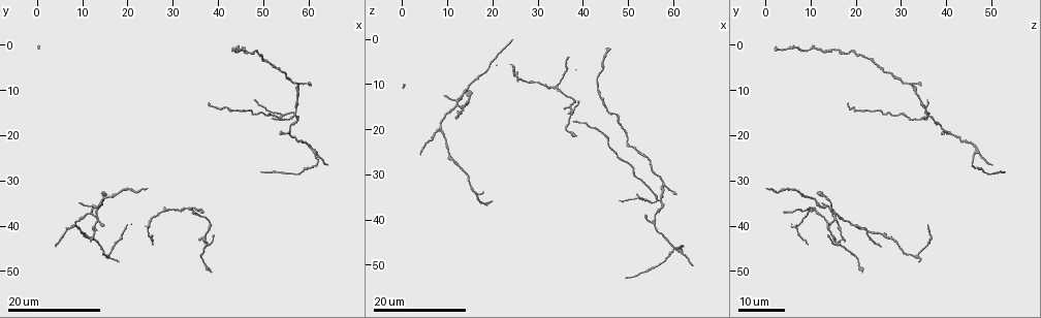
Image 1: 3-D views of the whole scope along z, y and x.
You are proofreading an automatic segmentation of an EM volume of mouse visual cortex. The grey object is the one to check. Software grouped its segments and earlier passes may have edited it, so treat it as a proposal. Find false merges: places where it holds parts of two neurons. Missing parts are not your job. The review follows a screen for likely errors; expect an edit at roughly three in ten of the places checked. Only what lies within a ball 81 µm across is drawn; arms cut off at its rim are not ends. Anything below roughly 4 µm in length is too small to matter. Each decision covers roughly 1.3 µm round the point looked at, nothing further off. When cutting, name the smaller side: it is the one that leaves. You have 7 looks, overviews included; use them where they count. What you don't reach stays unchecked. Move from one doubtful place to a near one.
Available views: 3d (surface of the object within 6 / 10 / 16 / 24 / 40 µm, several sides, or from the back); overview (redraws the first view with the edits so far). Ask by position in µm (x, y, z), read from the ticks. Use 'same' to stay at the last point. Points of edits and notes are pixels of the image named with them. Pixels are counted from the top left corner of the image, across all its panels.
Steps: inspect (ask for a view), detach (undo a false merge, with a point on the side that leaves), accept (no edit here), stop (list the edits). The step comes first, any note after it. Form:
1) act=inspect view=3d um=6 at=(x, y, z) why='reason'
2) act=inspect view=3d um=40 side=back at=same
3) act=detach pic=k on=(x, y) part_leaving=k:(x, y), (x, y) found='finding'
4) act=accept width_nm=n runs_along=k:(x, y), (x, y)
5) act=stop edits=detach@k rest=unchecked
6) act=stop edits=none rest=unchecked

act=inspect view=3d um=24 at=(61.5, 24.0, 47.0) why='arms part here'

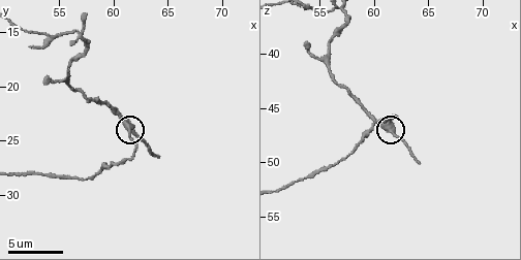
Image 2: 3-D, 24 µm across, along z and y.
act=inspect view=3d um=6 at=(61.8, 24.0, 46.4)

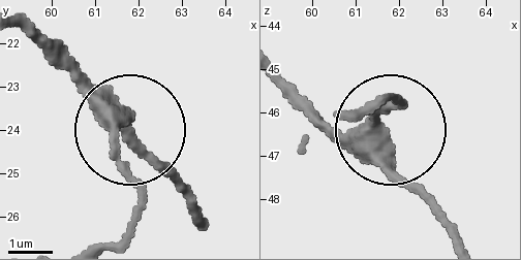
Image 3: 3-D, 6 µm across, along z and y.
act=accept width_nm=360 runs_along=3:(285, 76), (341, 129), (382, 136), (397, 176), (449, 228) found='all the same neuron'

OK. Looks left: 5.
act=inspect view=3d um=16 at=(56.5, 15.0, 35.5) why='four-way junction'

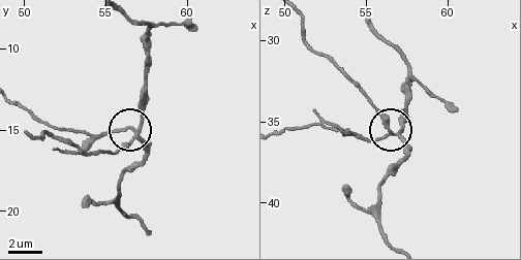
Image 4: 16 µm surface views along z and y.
act=inspect view=3d um=10 at=(57.0, 15.4, 35.8) why='closer look'

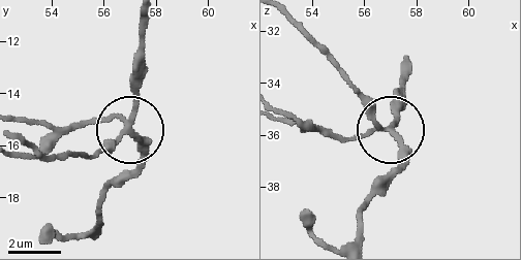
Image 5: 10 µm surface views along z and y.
act=detach pic=5 on=(87, 120) side_arm_um=37 part_leaving=5:(123, 123), (98, 119), (38, 125), (19, 119) found='a second neuron is stuck on'

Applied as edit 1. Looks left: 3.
act=inspect view=3d um=16 at=(16.0, 46.0, 34.5) why='two arms in line, one across'

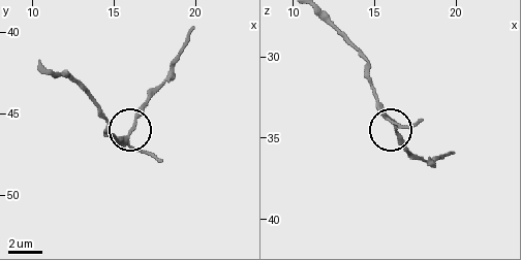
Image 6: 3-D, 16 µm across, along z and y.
act=inspect view=3d um=6 at=same why='closer look'

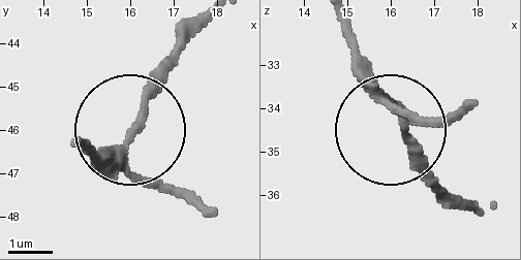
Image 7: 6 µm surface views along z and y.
act=inspect view=3d um=6 side=back at=same

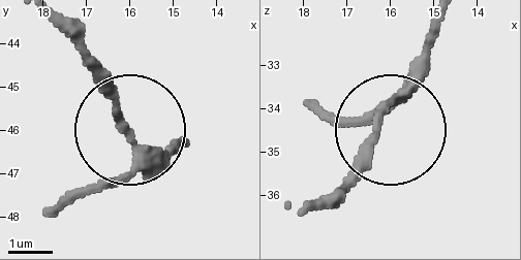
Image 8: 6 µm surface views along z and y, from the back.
act=accept arms=3 runs_along=8:(440, 27), (426, 71), (344, 200) found='one neuron here'

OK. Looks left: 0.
act=stop edits=detach@5 rest=unchecked

